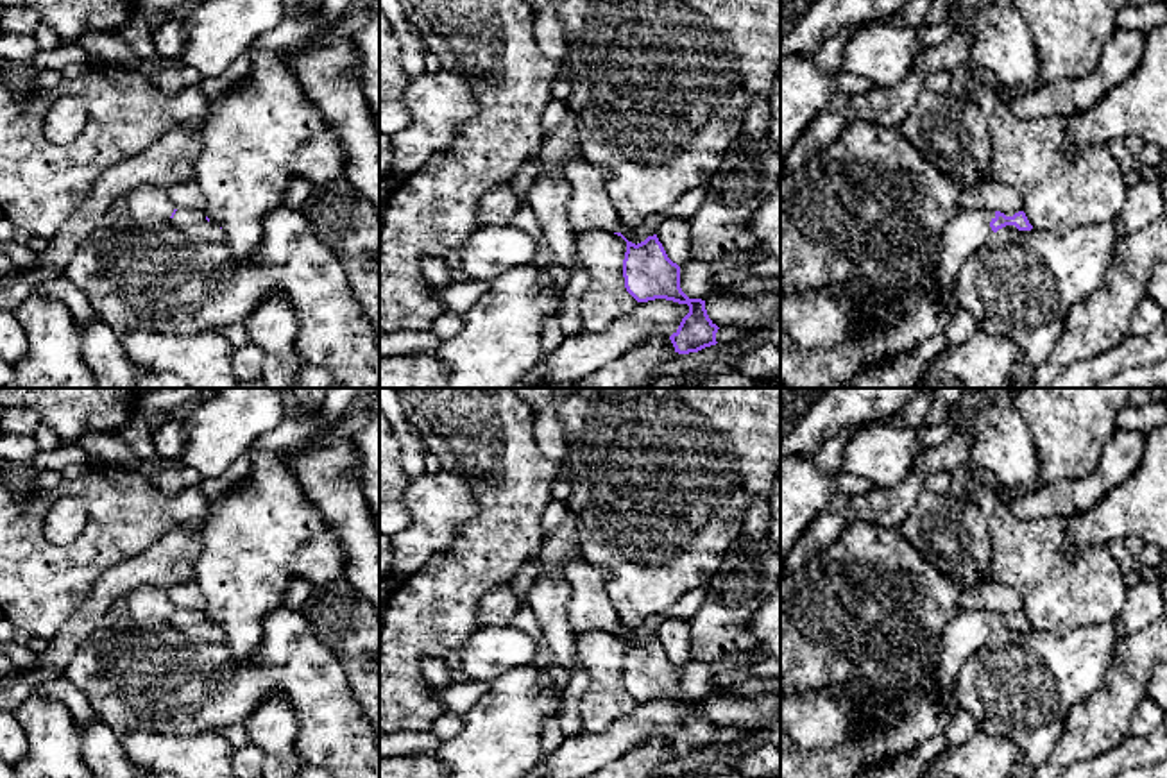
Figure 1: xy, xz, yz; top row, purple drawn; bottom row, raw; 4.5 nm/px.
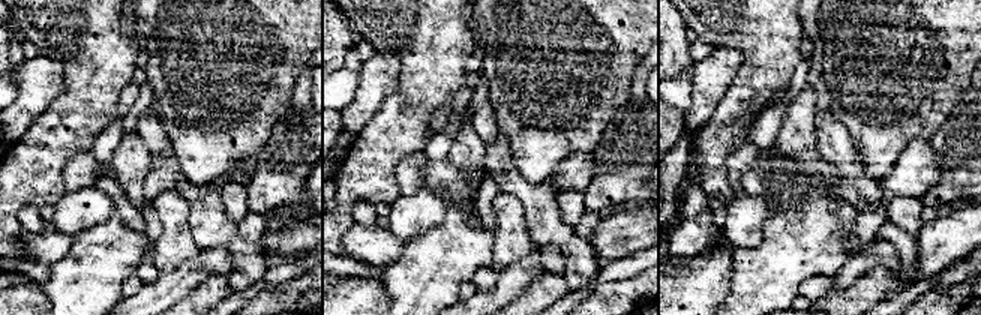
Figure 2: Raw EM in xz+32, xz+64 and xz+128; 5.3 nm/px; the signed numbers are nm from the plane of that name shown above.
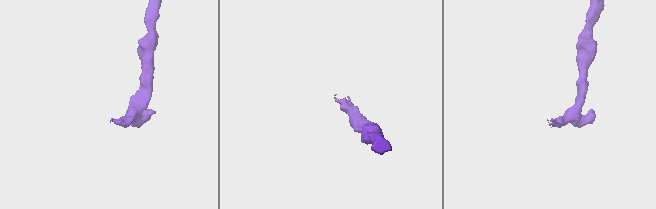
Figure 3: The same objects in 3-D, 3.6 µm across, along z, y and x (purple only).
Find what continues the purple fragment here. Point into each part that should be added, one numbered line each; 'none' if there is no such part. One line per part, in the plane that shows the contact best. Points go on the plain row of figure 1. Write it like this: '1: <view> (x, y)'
1: yz (969, 630)

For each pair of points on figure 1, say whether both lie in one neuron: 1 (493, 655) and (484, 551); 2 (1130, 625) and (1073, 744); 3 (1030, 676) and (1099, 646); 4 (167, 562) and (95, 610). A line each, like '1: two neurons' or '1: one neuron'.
1: two neurons
2: two neurons
3: one neuron
4: one neuron

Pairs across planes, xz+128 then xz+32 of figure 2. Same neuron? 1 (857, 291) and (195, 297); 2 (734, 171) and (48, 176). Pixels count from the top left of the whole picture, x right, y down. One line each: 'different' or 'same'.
1: same
2: different

